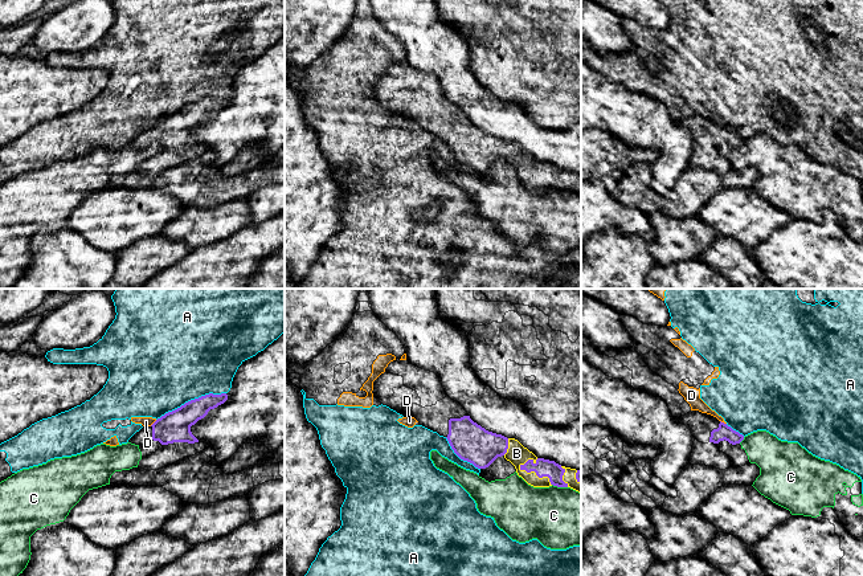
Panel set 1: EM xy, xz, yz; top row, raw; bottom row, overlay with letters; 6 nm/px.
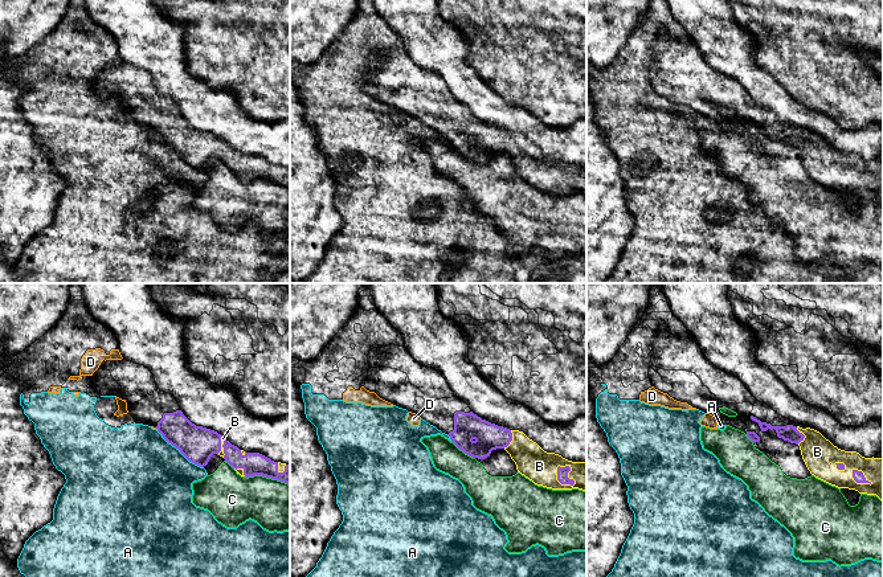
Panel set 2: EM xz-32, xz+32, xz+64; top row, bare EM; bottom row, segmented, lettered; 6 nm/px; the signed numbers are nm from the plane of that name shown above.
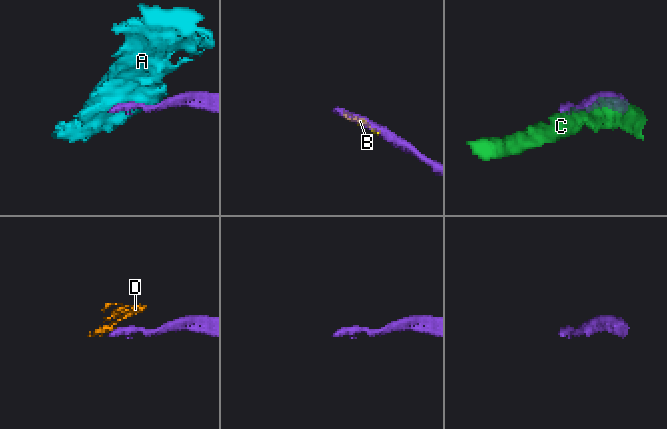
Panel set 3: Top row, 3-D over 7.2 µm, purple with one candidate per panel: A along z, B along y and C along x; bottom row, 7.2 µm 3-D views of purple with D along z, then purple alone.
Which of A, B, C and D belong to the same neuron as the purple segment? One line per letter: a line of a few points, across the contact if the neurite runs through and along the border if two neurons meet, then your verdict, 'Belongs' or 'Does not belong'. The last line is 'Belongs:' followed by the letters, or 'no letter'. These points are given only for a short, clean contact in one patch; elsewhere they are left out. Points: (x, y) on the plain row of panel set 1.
A: Does not belong
B: Belongs
C: Does not belong
D: Line: xy (156, 123), (150, 129). Does not belong
Belongs: B

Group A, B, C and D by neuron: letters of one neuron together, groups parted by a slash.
A D / B / C

